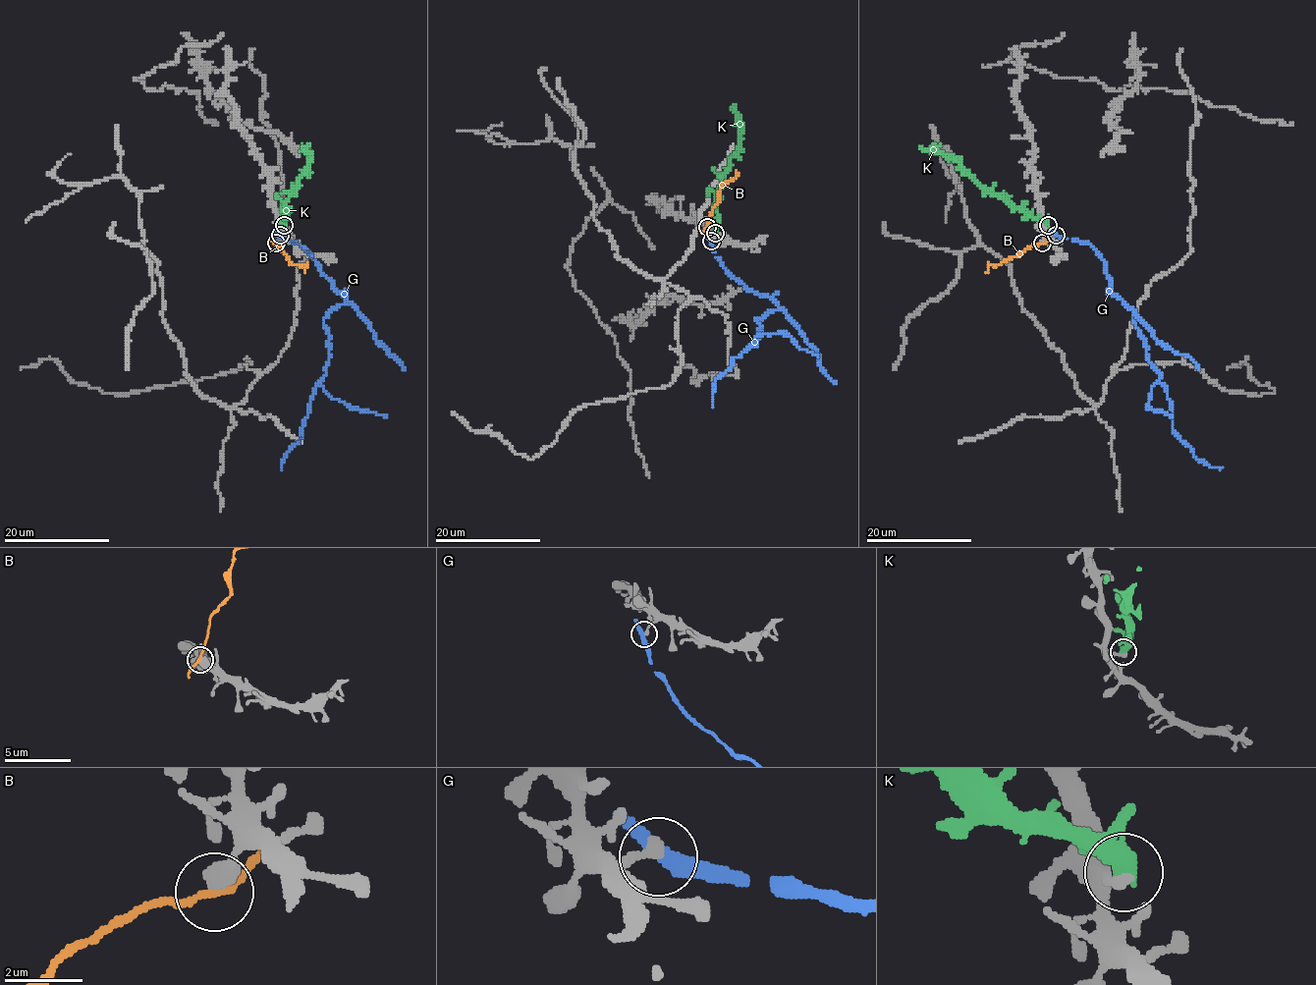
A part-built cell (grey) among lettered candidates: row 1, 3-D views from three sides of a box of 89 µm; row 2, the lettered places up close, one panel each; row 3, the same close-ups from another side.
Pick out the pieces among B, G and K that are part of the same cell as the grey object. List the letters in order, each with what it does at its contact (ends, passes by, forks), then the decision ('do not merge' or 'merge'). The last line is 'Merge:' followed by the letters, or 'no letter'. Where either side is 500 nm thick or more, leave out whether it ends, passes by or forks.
B: do not merge
G: it passes by; do not merge
K: do not merge
Merge: no letter

